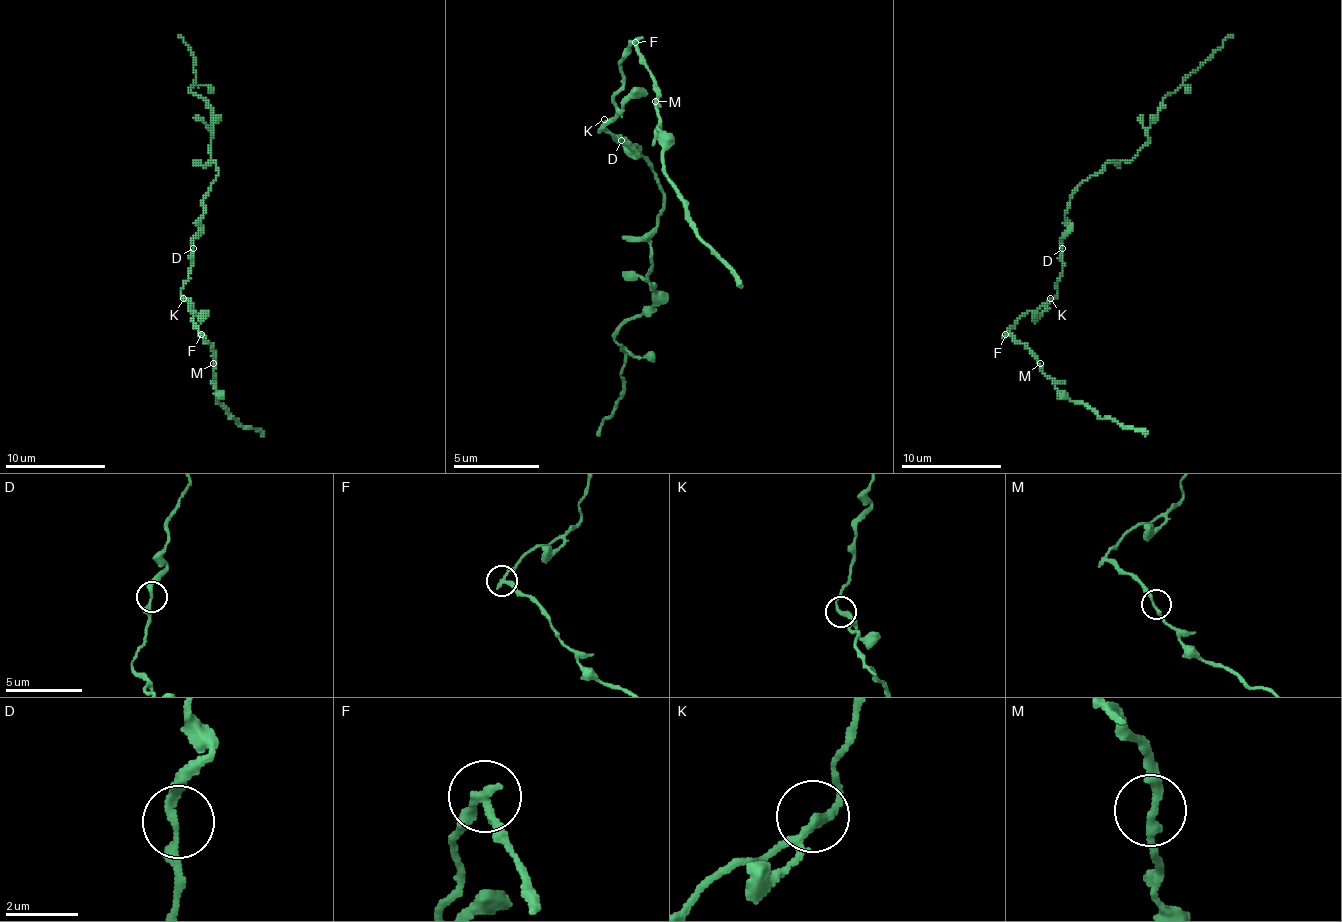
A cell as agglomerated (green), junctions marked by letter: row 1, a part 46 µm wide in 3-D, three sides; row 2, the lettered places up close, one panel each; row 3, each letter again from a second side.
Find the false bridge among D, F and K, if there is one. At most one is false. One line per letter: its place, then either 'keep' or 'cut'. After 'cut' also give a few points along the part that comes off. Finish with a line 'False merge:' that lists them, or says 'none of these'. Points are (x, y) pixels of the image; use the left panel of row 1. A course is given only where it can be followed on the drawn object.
D: (193, 248) | keep
F: (201, 334) | cut | (201, 333), (213, 351), (216, 399), (236, 421), (264, 434)
K: (183, 298) | keep
False merge: F

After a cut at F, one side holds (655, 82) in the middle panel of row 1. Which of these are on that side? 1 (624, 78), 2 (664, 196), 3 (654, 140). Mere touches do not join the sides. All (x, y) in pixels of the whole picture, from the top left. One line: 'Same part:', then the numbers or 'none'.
Same part: 3

